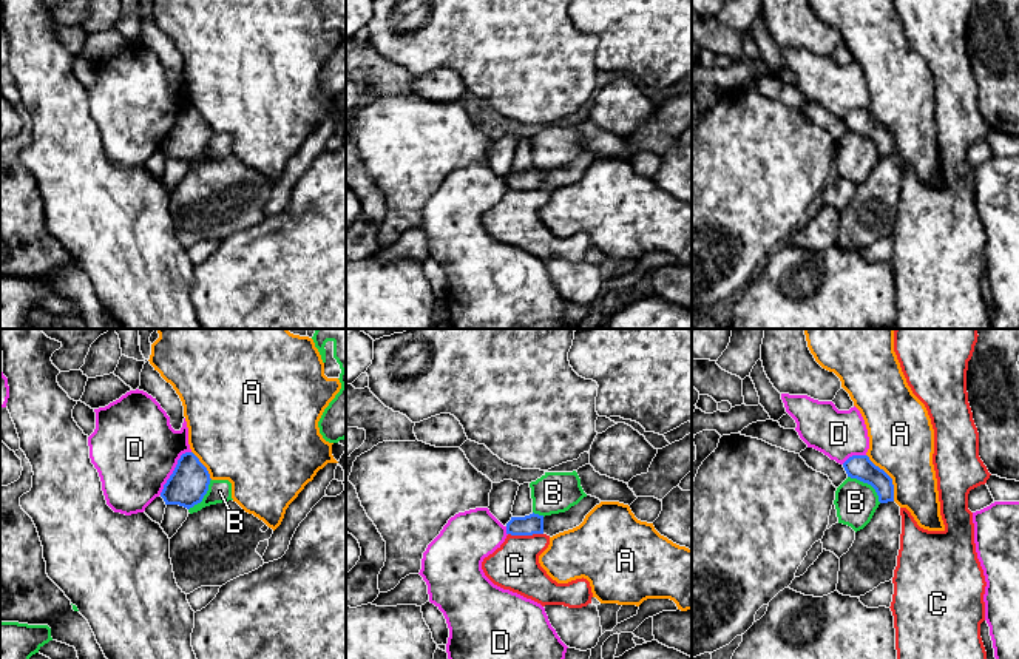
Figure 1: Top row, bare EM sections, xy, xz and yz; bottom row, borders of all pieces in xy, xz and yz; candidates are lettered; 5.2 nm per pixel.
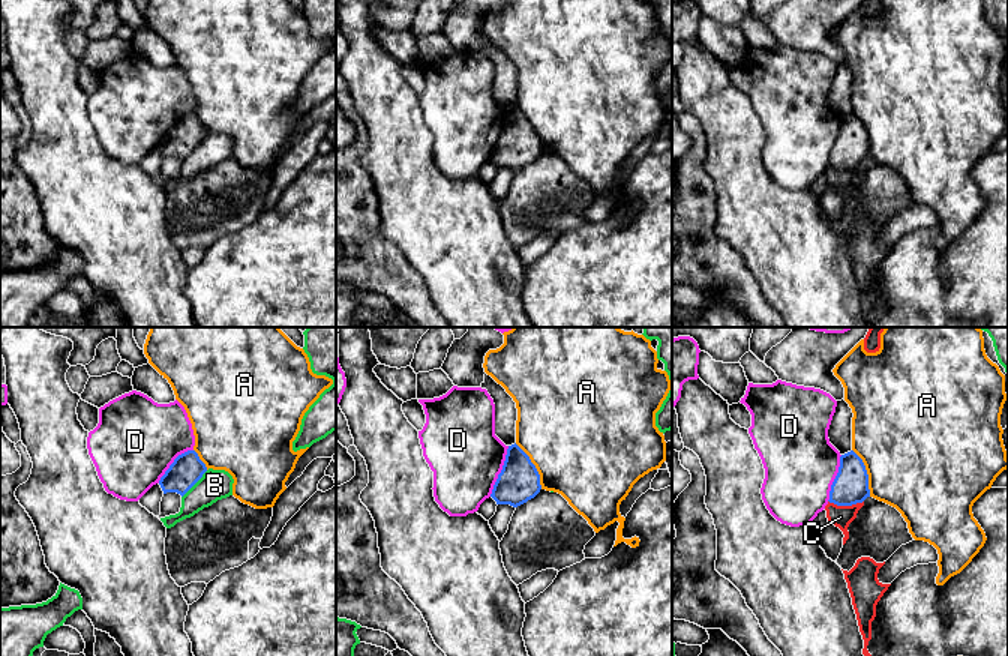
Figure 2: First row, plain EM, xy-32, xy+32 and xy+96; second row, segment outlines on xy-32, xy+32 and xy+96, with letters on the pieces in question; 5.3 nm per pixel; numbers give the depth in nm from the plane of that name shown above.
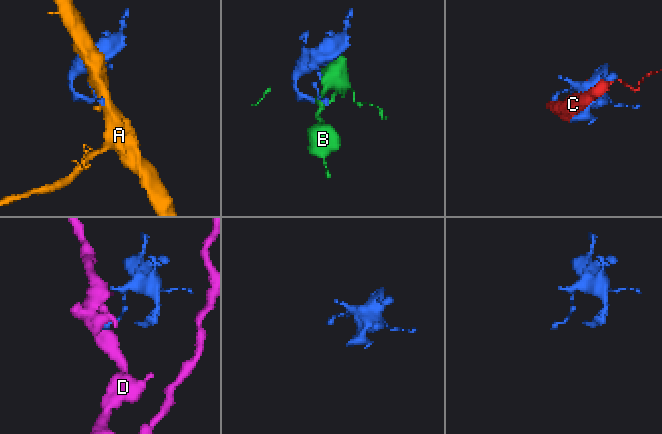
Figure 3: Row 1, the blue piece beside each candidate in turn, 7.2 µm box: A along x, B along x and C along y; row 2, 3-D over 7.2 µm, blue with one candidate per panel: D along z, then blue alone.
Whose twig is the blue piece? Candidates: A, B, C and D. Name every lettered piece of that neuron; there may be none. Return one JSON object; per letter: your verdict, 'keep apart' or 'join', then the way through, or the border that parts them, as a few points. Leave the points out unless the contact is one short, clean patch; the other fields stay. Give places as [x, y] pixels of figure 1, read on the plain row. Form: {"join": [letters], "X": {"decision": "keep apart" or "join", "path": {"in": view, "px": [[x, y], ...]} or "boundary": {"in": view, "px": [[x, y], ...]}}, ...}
{"join": [], "A": {"decision": "keep apart"}, "B": {"decision": "keep apart"}, "C": {"decision": "keep apart"}, "D": {"decision": "keep apart"}}

